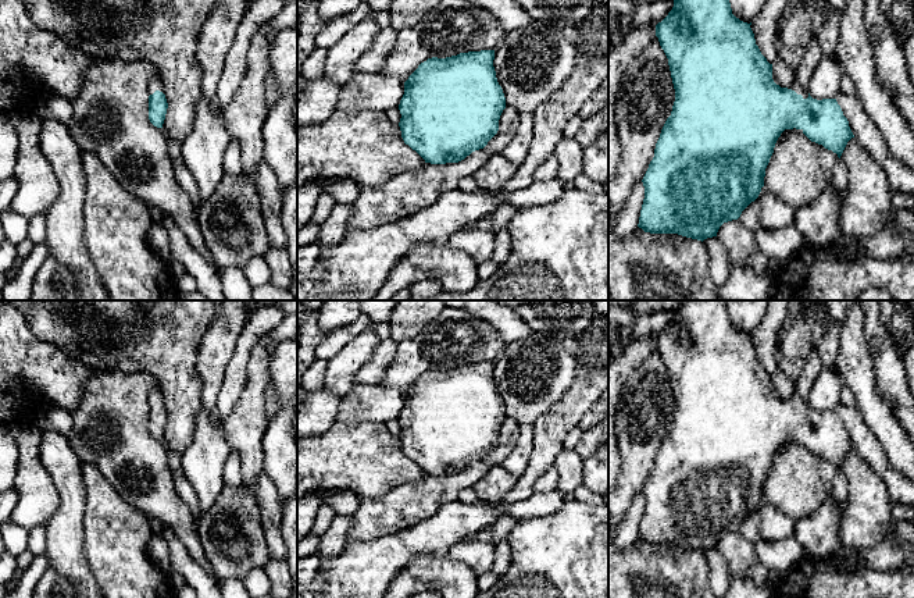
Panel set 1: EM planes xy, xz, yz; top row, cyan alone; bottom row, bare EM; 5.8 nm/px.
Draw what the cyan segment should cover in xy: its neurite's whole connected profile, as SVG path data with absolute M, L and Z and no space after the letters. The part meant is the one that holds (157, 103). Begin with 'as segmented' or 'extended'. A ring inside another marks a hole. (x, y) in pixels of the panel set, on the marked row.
extended; M158 74L154 79L150 81L147 90L150 95L149 96L149 120L154 127L163 128L168 103L164 95L161 74Z

